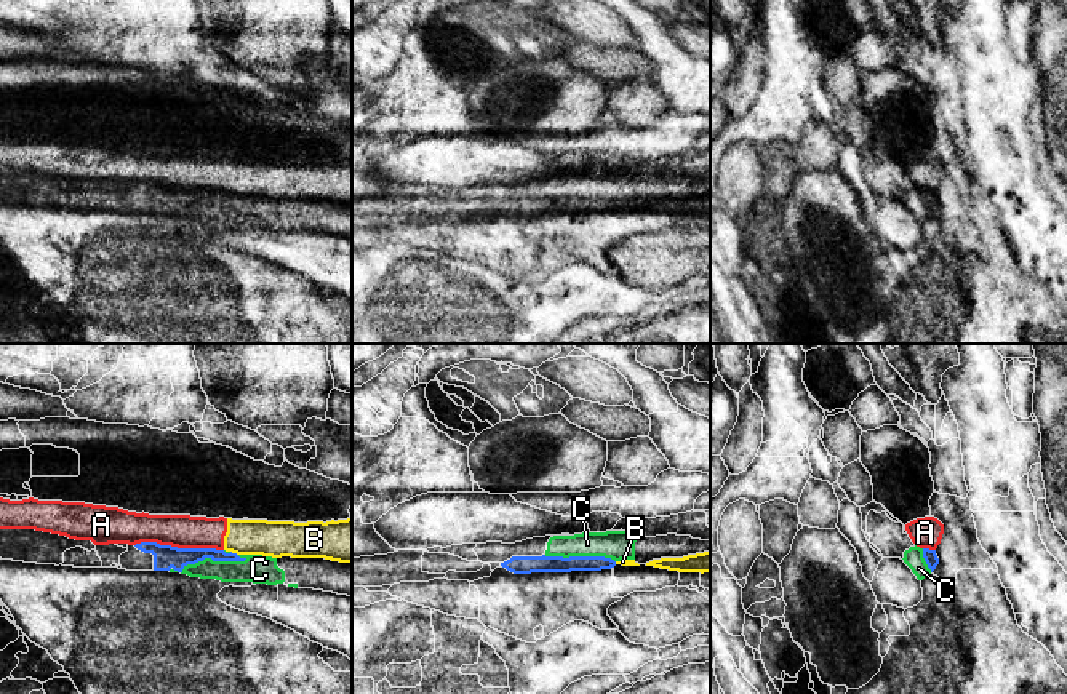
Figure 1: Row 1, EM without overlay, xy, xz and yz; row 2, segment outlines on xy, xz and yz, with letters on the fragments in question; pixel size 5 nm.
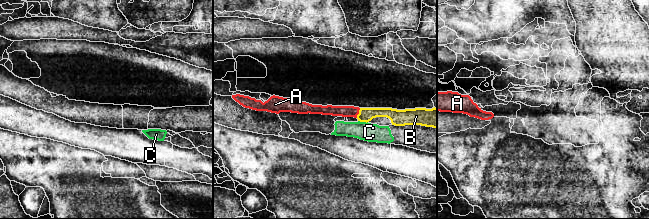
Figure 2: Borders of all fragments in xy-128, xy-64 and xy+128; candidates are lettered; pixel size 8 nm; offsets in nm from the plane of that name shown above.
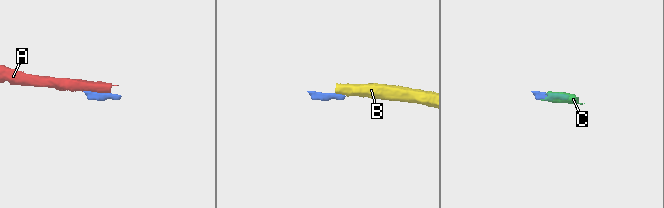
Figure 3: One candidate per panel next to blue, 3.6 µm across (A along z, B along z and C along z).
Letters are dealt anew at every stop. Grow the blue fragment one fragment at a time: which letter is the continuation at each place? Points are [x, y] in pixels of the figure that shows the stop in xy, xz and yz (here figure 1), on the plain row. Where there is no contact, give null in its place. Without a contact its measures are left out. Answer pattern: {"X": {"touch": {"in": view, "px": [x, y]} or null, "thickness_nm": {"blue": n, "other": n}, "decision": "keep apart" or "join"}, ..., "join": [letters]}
{"A": {"touch": {"in": "xy", "px": [179, 191]}, "thickness_nm": {"blue": 130, "other": 170}, "decision": "keep apart"}, "B": {"touch": {"in": "xy", "px": [234, 195]}, "thickness_nm": {"blue": 90, "other": 180}, "decision": "keep apart"}, "C": {"touch": {"in": "xy", "px": [213, 202]}, "thickness_nm": {"blue": 130, "other": 140}, "decision": "join"}, "join": ["C"]}

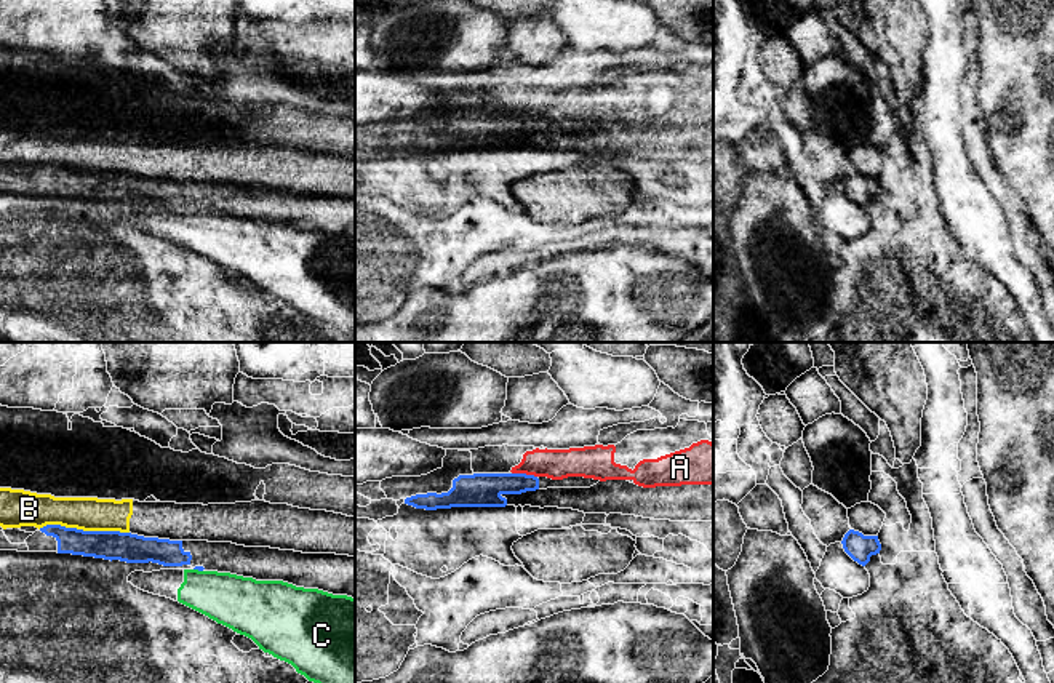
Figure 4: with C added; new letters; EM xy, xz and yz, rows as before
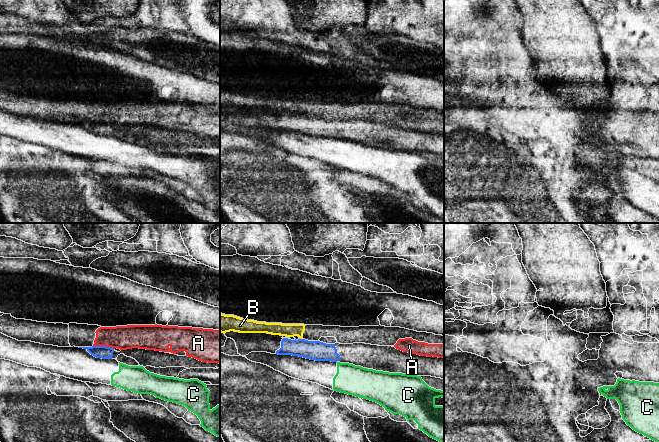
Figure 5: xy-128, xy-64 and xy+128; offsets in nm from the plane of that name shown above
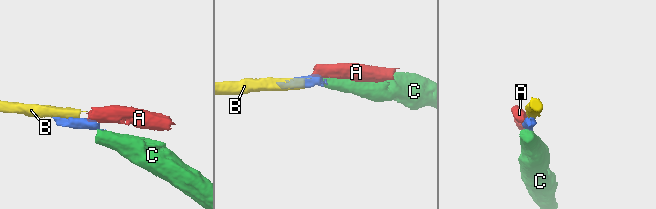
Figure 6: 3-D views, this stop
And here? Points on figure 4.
{"A": {"touch": {"in": "xz", "px": [525, 115]}, "thickness_nm": {"blue": 180, "other": 160}, "decision": "keep apart"}, "B": {"touch": {"in": "xy", "px": [82, 171]}, "thickness_nm": {"blue": 150, "other": 180}, "decision": "keep apart"}, "C": {"touch": {"in": "xy", "px": [199, 211]}, "thickness_nm": {"blue": 30, "other": 260}, "decision": "keep apart"}, "join": []}

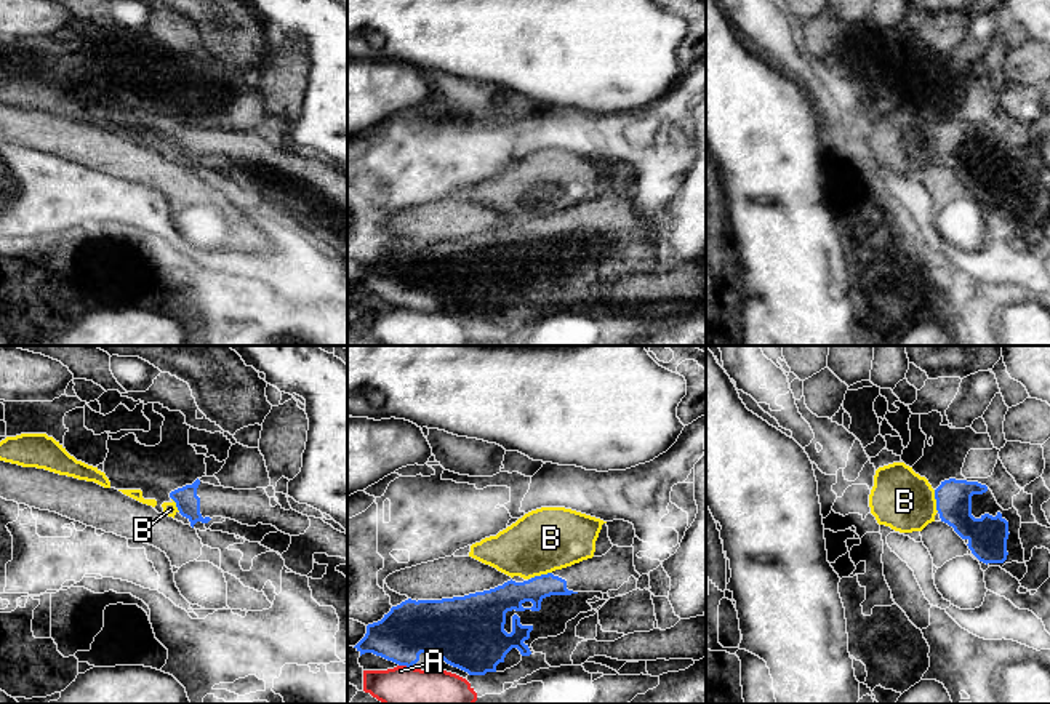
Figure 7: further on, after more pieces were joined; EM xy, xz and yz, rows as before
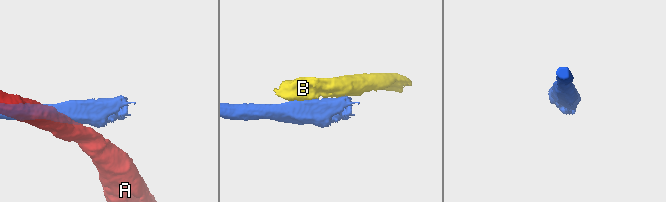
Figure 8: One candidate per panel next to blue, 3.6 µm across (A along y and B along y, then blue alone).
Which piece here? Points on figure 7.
{"A": {"touch": {"in": "xz", "px": [405, 306]}, "thickness_nm": {"blue": 280, "other": 340}, "decision": "keep apart"}, "B": {"touch": {"in": "yz", "px": [937, 143]}, "thickness_nm": {"blue": 180, "other": 300}, "decision": "keep apart"}, "join": []}

